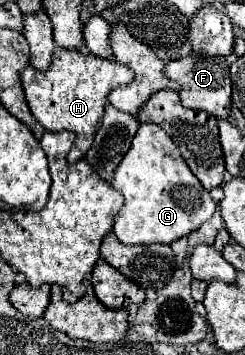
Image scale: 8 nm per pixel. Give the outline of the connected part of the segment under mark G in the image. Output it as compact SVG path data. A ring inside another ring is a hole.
M139 124L139 130L129 150L121 158L119 166L115 168L111 186L125 196L125 204L121 206L113 224L113 232L123 244L155 244L155 242L171 244L191 234L193 230L197 230L203 222L207 222L213 216L217 206L209 196L209 192L201 186L201 182L189 170L189 166L177 152L177 146L171 142L171 138L159 126L153 126L153 124Z

